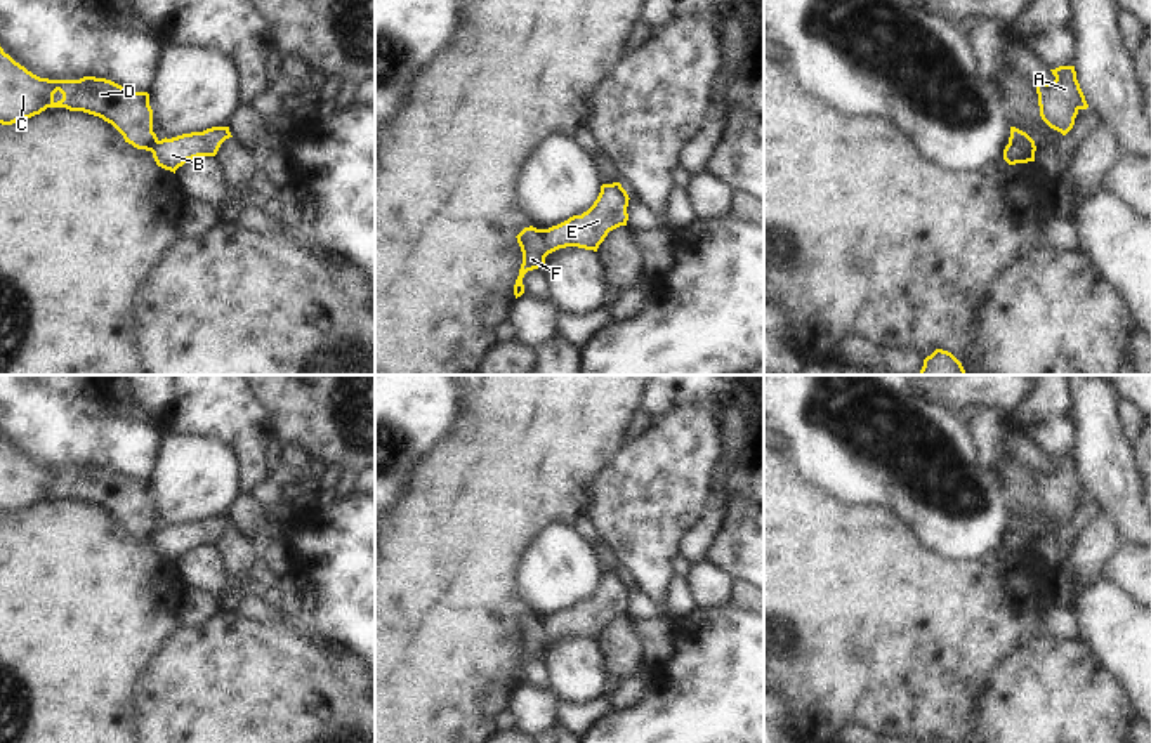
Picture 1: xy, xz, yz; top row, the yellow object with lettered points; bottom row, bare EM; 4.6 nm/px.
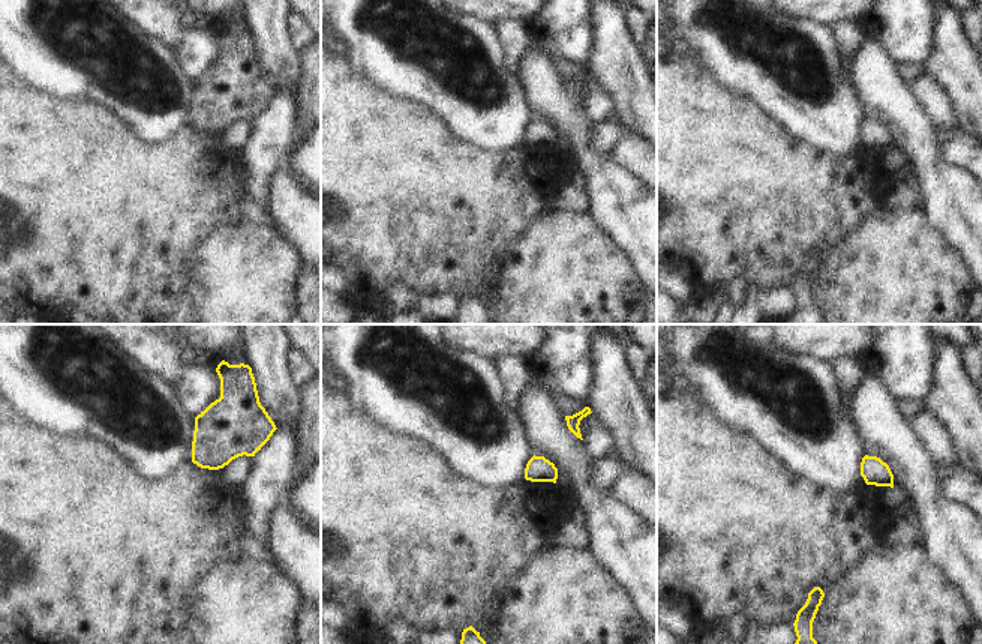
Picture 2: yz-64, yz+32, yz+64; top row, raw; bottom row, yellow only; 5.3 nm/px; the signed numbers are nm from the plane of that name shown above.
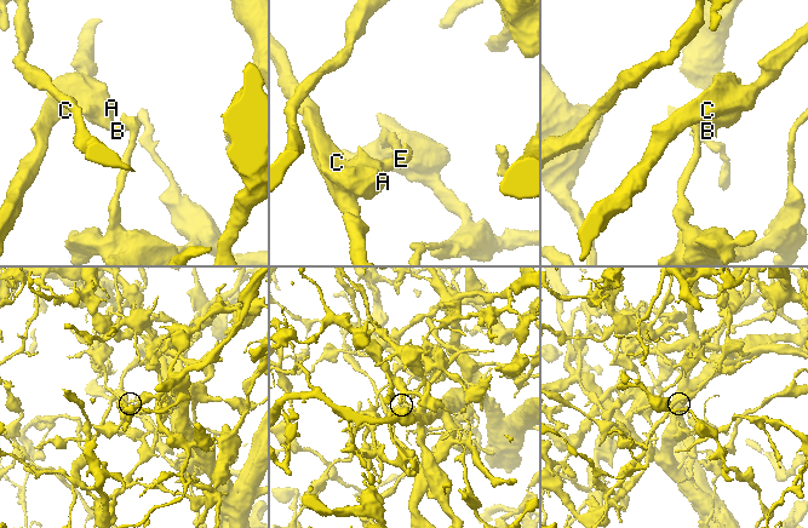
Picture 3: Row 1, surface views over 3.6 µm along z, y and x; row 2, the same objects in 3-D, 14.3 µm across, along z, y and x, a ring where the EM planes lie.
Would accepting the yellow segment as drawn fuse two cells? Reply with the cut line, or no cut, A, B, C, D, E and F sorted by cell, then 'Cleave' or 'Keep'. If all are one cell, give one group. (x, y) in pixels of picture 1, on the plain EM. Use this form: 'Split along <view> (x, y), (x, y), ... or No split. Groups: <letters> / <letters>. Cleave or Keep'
Split along yz (1009, 530), (1035, 539). Groups: A C D F / B E. Cleave

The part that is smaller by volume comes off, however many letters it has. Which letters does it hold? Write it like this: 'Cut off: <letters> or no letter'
Cut off: B, E

